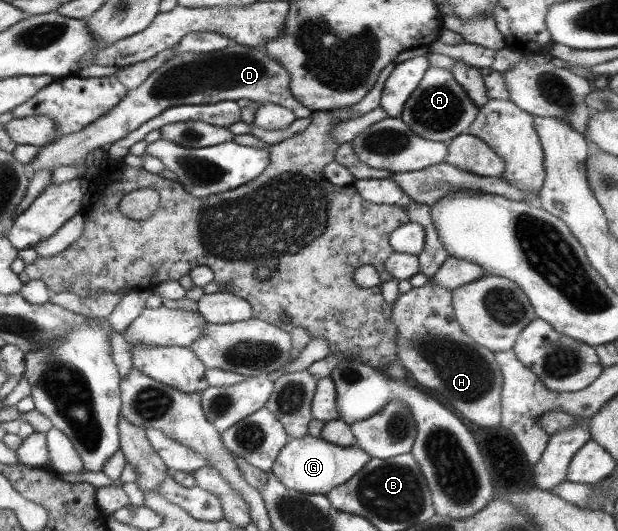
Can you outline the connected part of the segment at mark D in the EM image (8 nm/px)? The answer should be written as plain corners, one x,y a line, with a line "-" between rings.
228,40
227,45
220,50
176,54
152,71
138,87
126,92
119,103
102,117
94,119
80,131
58,136
54,141
38,147
34,159
25,166
25,173
32,176
36,170
52,171
52,168
60,166
85,167
84,159
89,151
122,139
148,119
179,104
203,105
248,100
253,103
274,103
290,109
295,119
310,117
312,112
292,97
289,81
290,75
286,69
264,51
236,44
234,40

